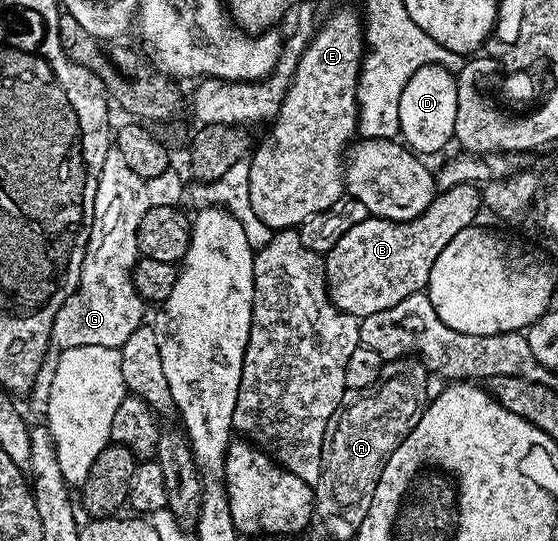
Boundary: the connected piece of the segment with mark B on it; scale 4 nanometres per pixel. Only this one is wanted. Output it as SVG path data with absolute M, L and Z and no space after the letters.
M464 182L452 186L450 190L441 190L434 197L431 205L419 216L406 222L392 222L386 218L372 216L363 219L351 232L343 232L339 240L325 259L325 285L329 291L329 299L343 314L354 314L357 319L366 318L375 312L383 312L399 300L407 300L407 296L420 294L428 287L431 268L435 260L439 260L439 252L463 232L463 228L474 225L478 221L477 213L483 210L483 194L472 182Z

